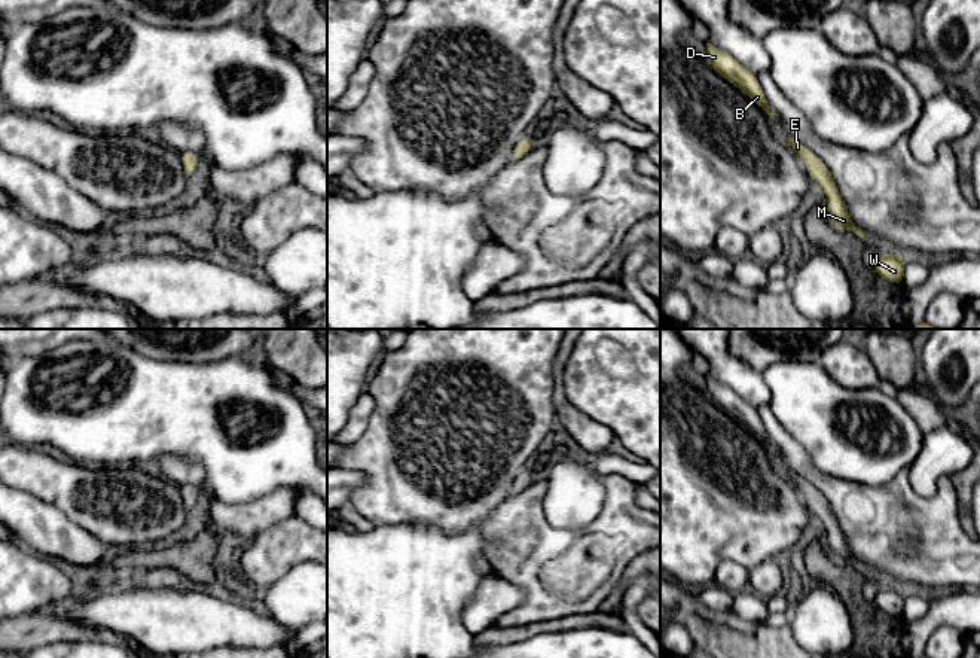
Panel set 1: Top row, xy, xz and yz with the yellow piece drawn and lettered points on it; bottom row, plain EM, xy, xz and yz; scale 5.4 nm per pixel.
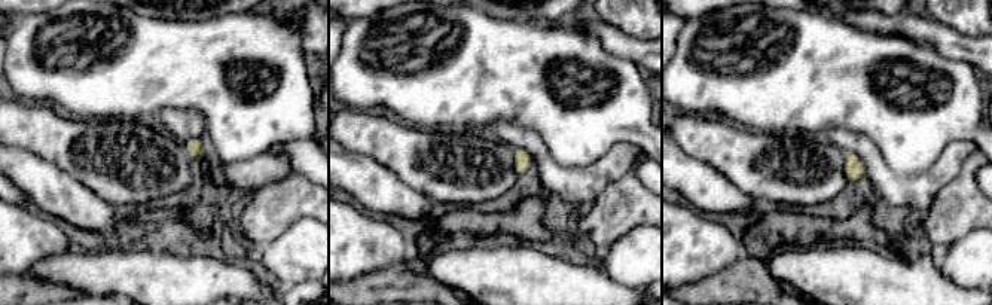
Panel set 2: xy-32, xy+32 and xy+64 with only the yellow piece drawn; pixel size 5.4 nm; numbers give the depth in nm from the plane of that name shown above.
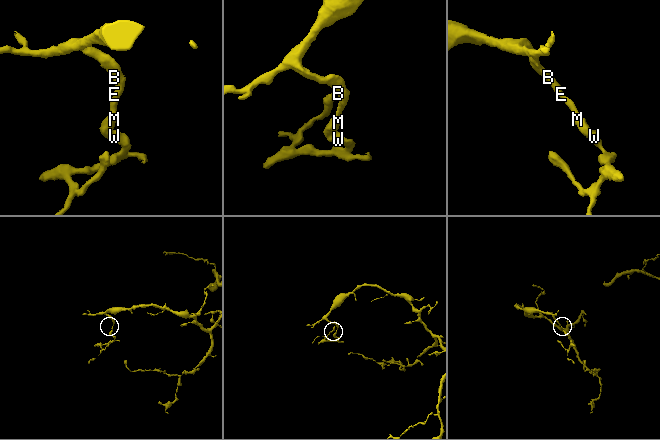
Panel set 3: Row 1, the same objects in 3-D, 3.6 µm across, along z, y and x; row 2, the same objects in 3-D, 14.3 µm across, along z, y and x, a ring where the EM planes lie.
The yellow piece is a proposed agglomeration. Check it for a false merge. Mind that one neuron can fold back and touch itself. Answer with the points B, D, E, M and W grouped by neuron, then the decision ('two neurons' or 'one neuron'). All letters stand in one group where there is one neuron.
groups B D E M W; one neuron

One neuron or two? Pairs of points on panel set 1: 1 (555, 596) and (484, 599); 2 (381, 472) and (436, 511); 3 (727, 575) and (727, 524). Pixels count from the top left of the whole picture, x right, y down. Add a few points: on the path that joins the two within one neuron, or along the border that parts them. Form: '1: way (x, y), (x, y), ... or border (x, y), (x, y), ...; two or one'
1: border (498, 573), (524, 590), (524, 600), (497, 620); two
2: way (394, 472), (423, 497); one
3: border (748, 569), (724, 560), (713, 579); two

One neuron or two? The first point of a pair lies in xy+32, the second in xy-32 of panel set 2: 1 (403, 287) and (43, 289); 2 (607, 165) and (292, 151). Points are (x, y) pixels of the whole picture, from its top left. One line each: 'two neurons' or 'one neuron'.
1: one neuron
2: two neurons

